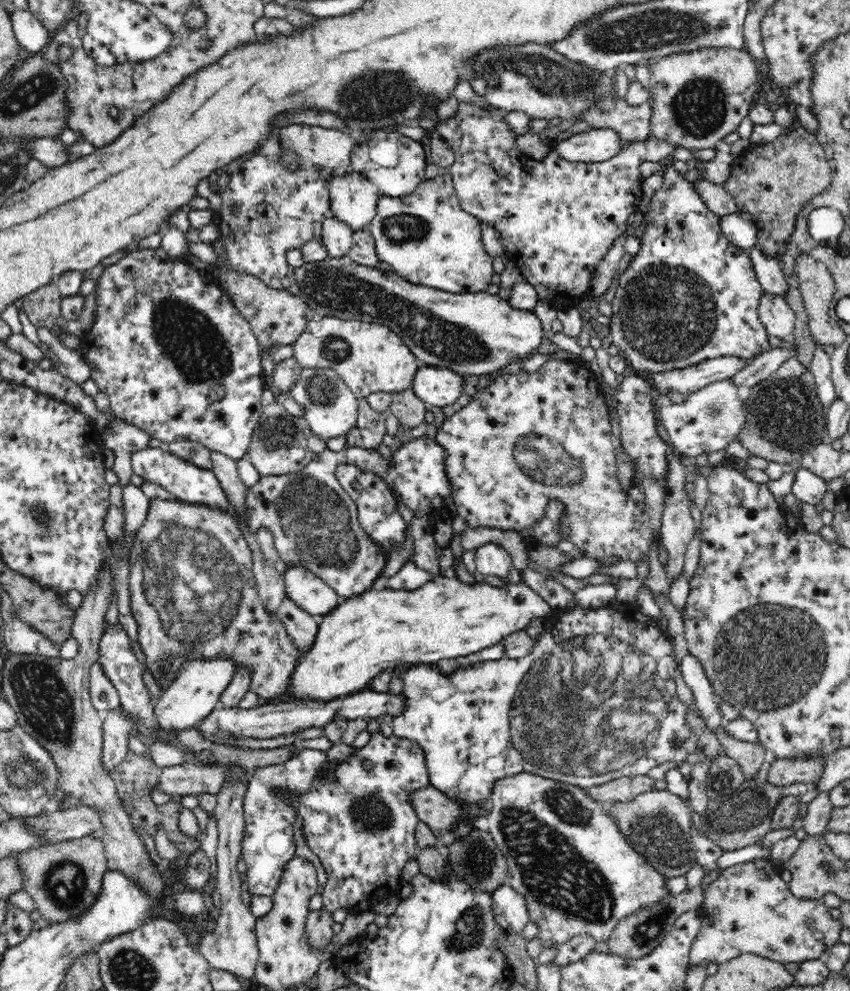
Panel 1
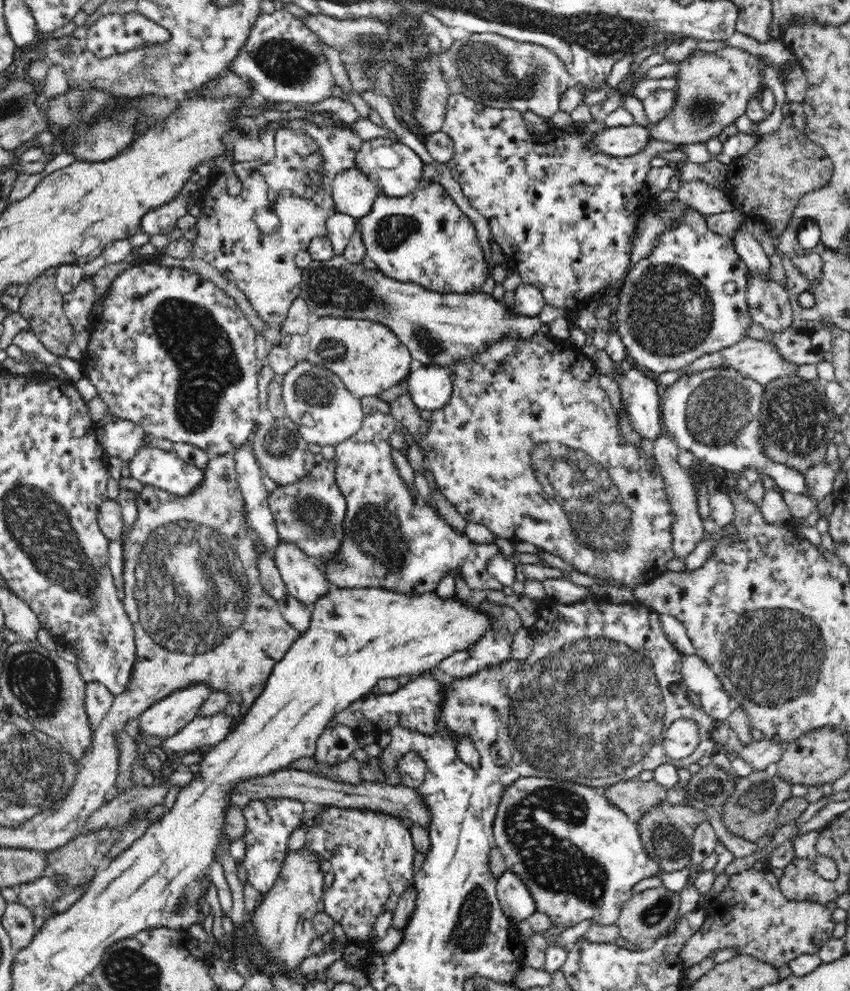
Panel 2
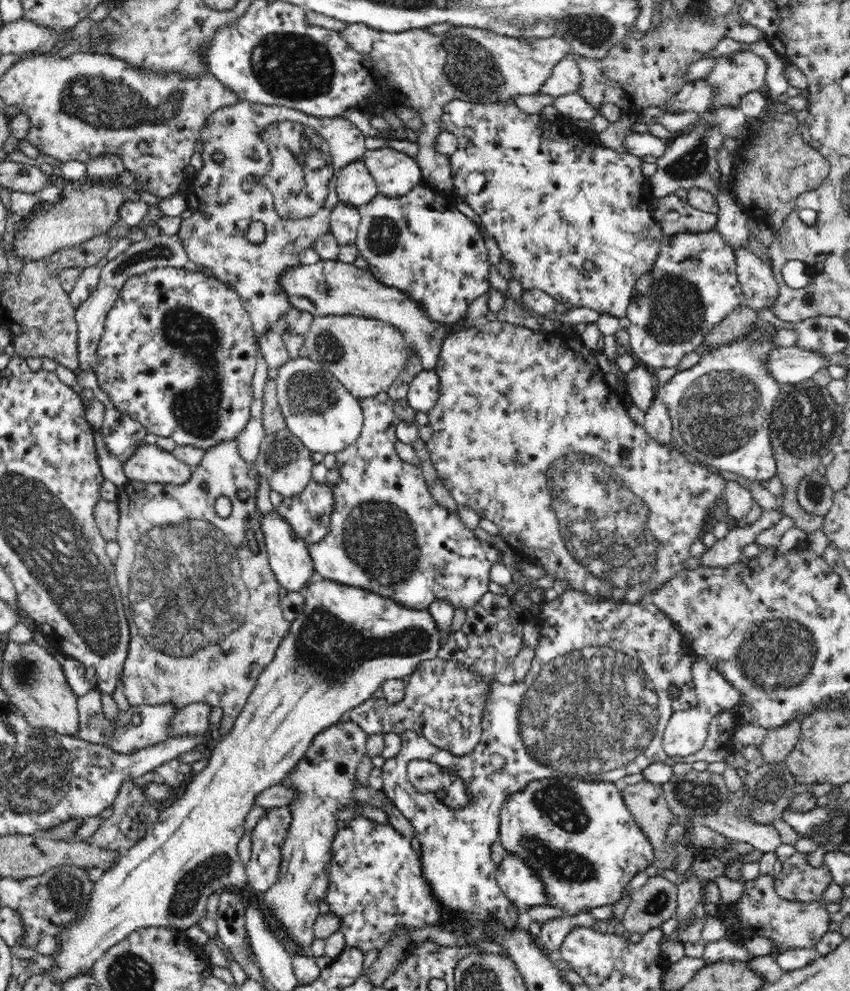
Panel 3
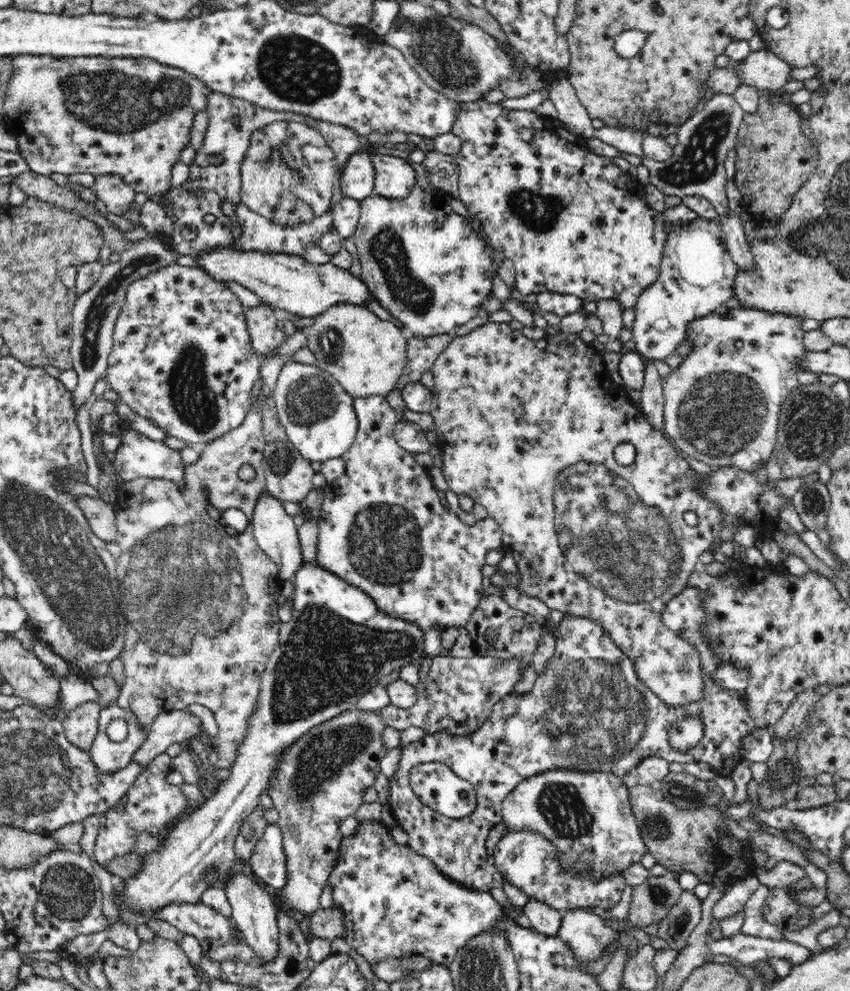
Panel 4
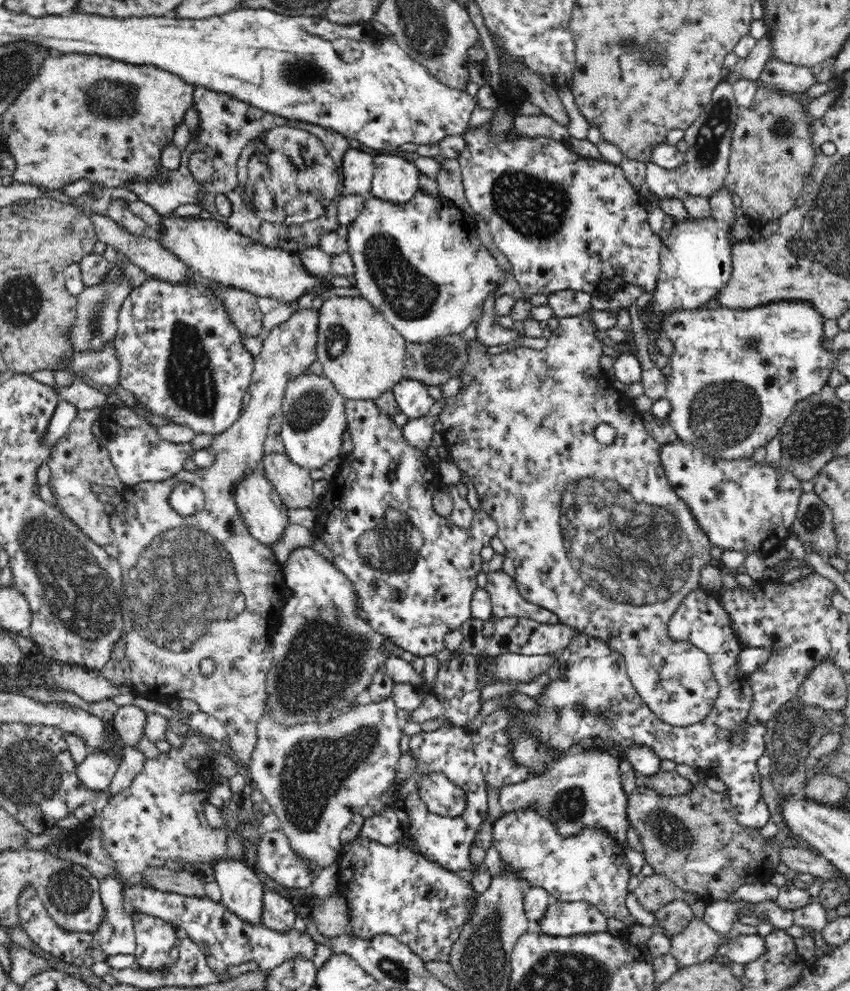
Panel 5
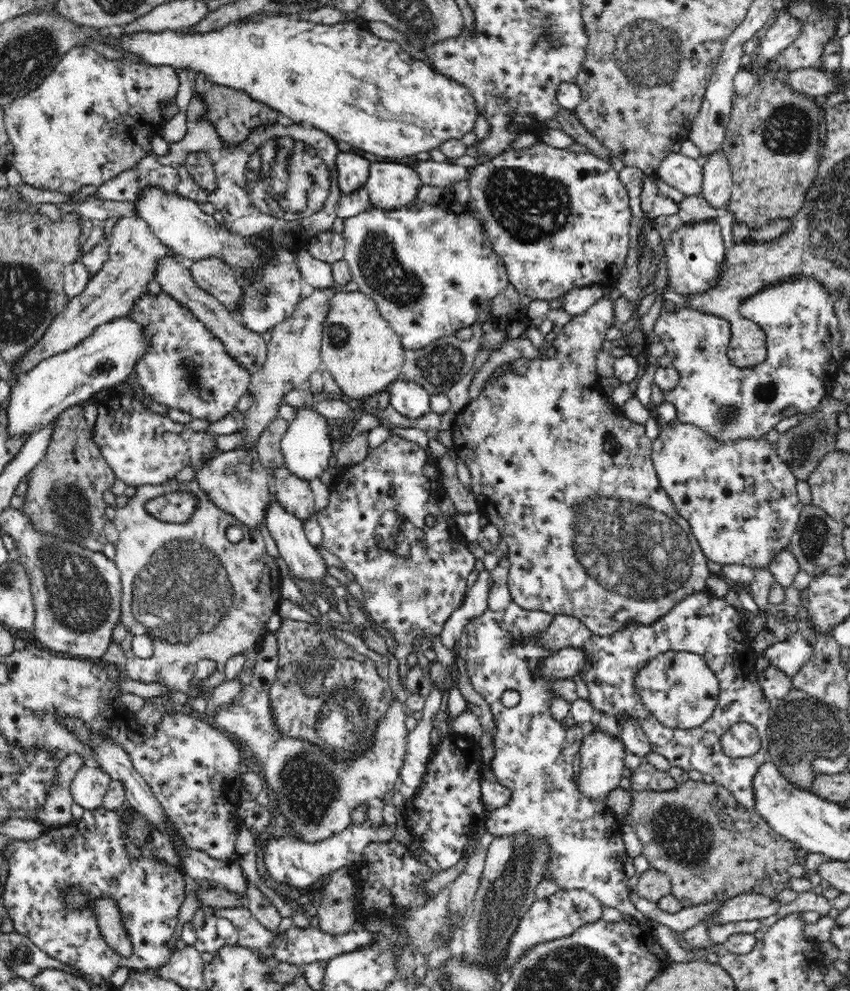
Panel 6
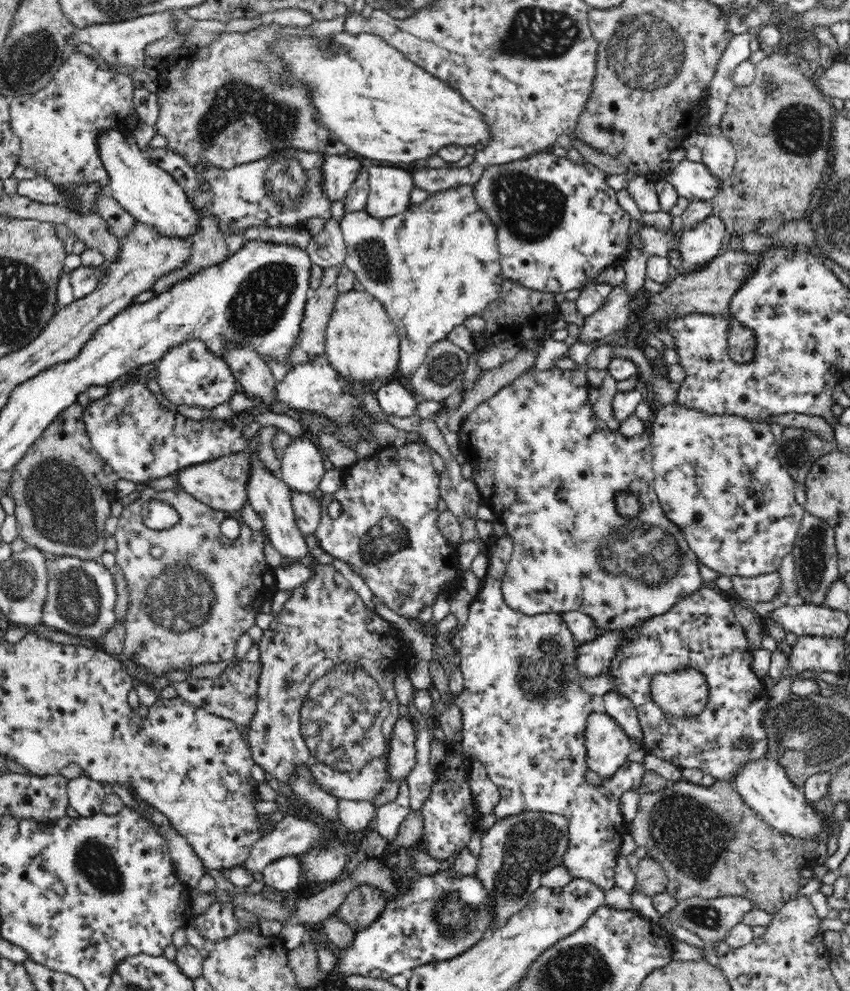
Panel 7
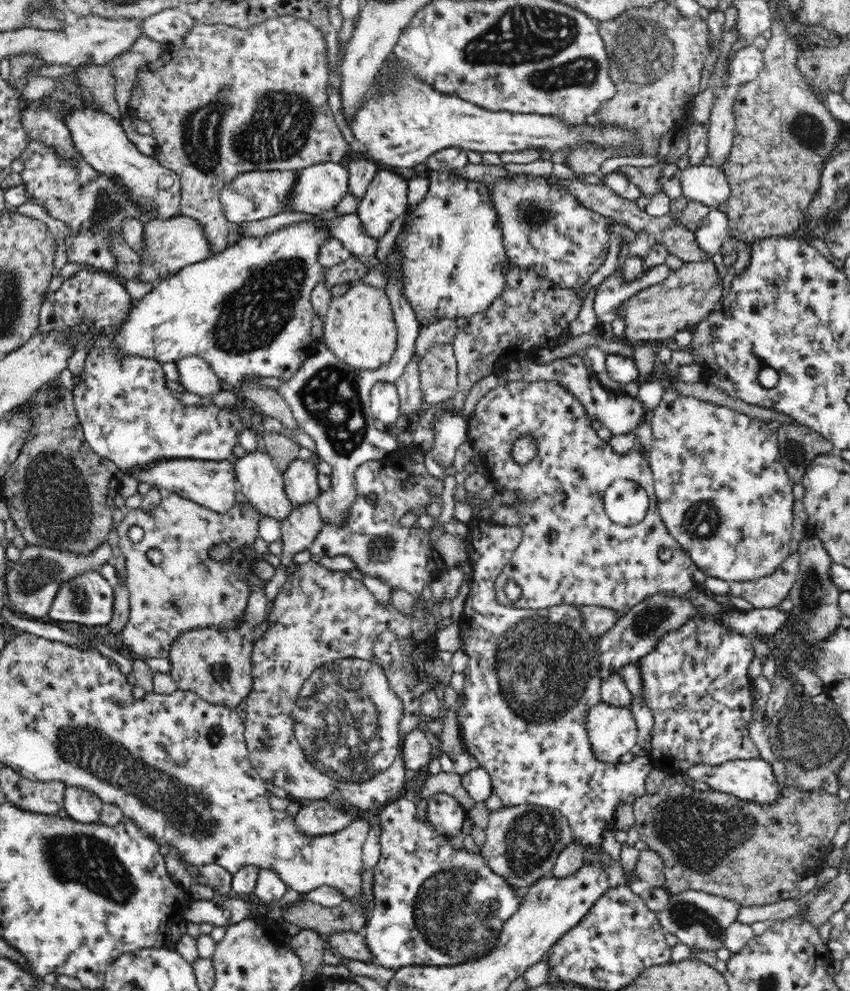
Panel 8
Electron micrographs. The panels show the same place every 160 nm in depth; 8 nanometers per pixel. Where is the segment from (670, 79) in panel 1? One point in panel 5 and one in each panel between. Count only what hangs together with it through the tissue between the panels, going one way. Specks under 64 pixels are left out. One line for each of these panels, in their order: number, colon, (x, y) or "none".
2: (714, 88)
3: (733, 76)
4: (762, 69)
5: (782, 76)

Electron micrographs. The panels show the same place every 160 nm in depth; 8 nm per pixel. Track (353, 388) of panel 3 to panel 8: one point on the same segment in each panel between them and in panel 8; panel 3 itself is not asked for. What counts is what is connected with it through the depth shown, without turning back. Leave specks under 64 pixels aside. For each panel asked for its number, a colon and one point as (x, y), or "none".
4: (366, 355)
5: (363, 356)
6: (363, 353)
7: (362, 343)
8: (360, 329)

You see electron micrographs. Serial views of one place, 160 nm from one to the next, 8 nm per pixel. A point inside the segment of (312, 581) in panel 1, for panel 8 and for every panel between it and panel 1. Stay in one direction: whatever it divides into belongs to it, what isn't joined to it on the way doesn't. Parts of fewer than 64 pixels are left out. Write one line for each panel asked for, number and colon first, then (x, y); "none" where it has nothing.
2: (303, 575)
3: (289, 559)
4: (276, 533)
5: (264, 514)
6: (236, 481)
7: (221, 484)
8: (212, 484)

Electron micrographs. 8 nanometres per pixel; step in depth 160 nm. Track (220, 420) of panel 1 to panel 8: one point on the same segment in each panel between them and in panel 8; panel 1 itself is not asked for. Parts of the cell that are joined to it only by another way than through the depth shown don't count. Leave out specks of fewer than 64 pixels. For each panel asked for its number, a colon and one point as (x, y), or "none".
2: (174, 353)
3: (179, 353)
4: (181, 356)
5: (180, 355)
6: (186, 367)
7: (189, 374)
8: (196, 375)

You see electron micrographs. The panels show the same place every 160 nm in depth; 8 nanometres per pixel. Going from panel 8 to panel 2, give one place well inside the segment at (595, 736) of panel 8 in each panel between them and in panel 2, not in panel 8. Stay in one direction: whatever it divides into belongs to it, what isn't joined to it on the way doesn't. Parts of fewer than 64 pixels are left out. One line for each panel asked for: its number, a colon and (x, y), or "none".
2: (579, 855)
3: (579, 836)
4: (587, 815)
5: (585, 789)
6: (602, 756)
7: (608, 746)

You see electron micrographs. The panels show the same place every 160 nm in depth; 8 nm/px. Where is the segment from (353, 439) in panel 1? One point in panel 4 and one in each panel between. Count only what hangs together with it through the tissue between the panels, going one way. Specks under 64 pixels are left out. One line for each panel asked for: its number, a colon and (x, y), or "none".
2: (394, 540)
3: (388, 535)
4: (383, 529)

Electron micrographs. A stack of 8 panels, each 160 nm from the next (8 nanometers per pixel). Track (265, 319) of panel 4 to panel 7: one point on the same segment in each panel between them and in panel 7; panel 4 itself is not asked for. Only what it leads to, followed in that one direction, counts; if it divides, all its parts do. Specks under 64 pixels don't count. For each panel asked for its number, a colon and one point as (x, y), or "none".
5: (240, 305)
6: (212, 275)
7: (208, 243)

